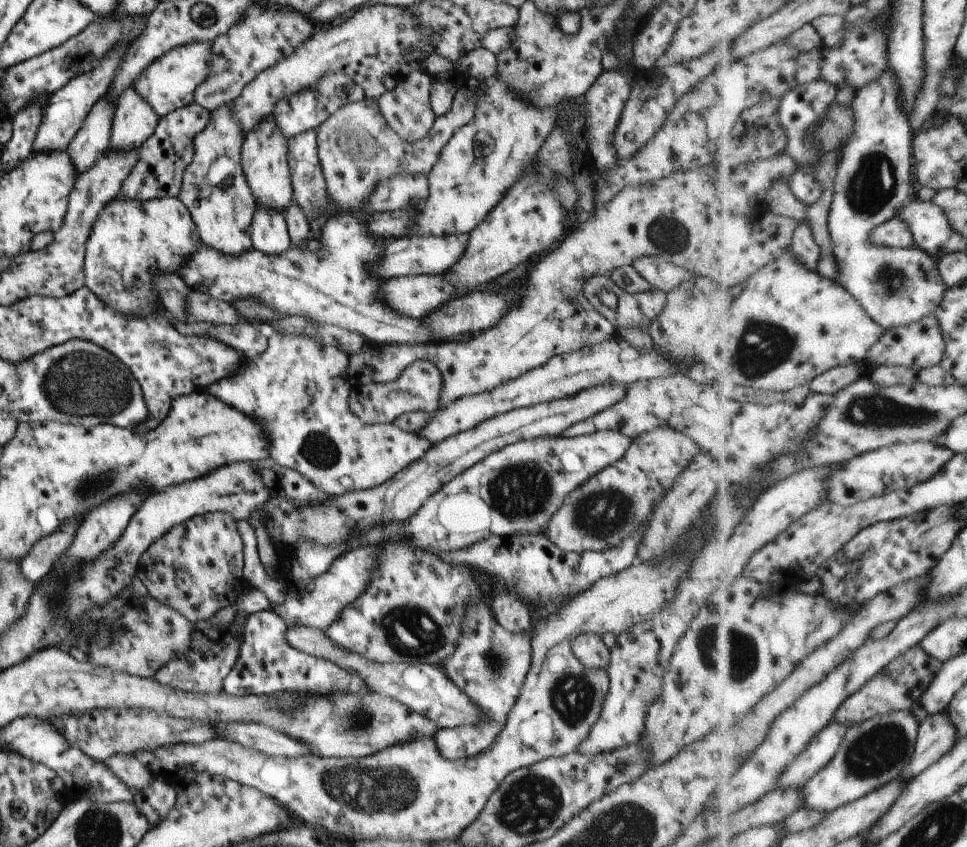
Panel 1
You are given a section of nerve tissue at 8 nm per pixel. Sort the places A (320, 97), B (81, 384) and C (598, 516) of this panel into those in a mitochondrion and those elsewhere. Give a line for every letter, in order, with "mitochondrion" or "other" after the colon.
A: mitochondrion
B: mitochondrion
C: mitochondrion

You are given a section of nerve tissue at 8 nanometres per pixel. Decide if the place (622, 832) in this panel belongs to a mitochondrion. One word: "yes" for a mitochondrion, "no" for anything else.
yes

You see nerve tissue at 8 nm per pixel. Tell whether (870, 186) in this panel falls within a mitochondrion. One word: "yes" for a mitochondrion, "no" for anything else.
yes

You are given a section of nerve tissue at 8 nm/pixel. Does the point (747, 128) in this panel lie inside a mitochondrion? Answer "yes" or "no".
no

